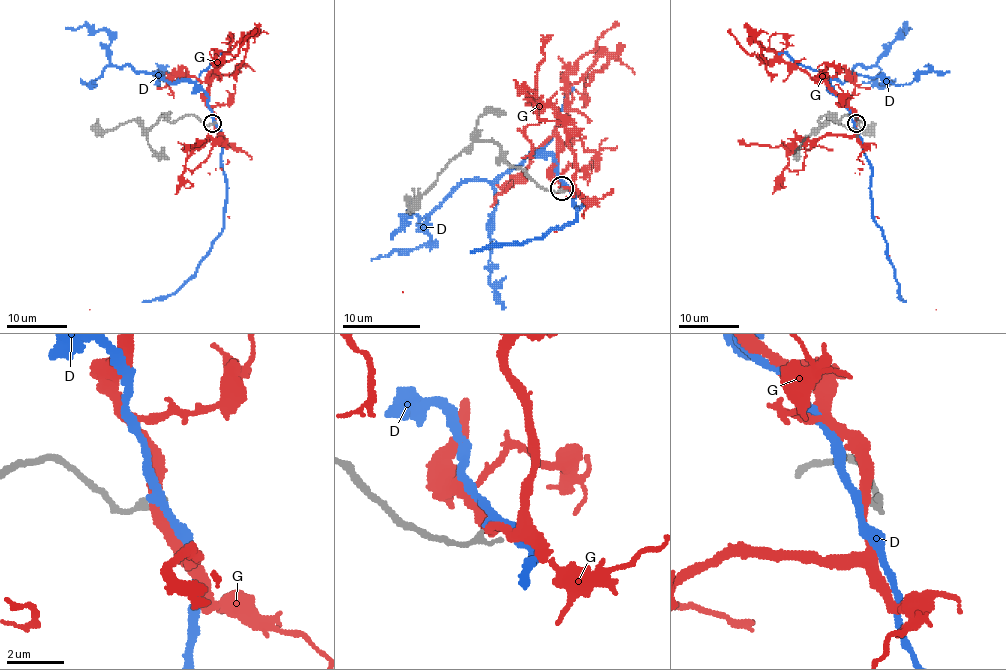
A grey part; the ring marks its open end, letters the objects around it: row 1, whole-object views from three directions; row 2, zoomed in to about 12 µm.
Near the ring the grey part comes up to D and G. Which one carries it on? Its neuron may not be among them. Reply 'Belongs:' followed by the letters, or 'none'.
Belongs: D

